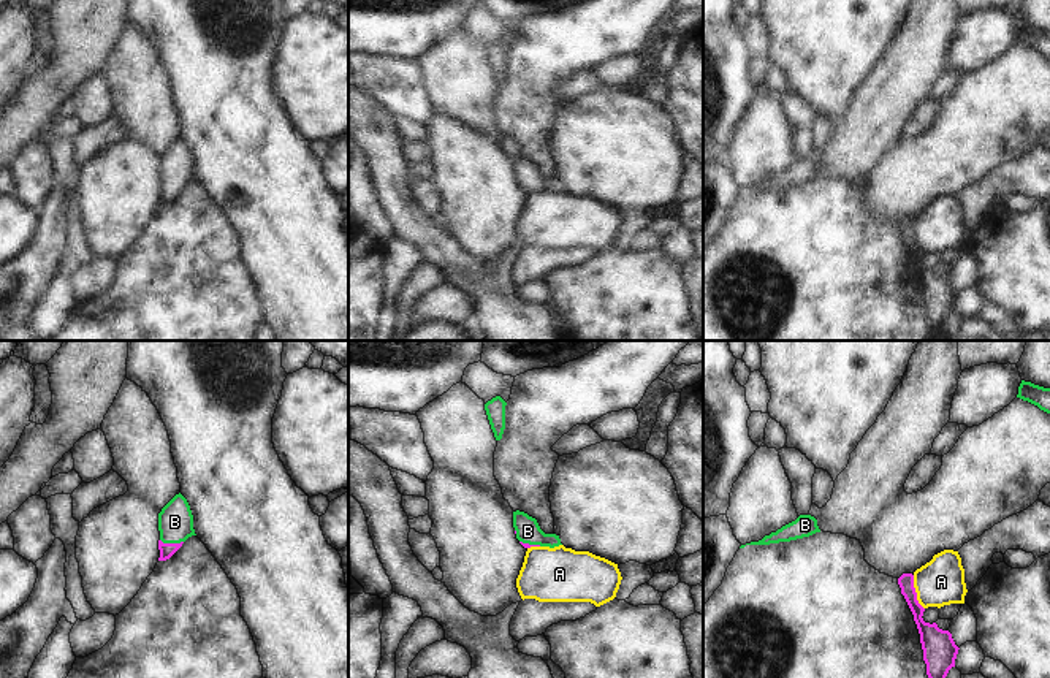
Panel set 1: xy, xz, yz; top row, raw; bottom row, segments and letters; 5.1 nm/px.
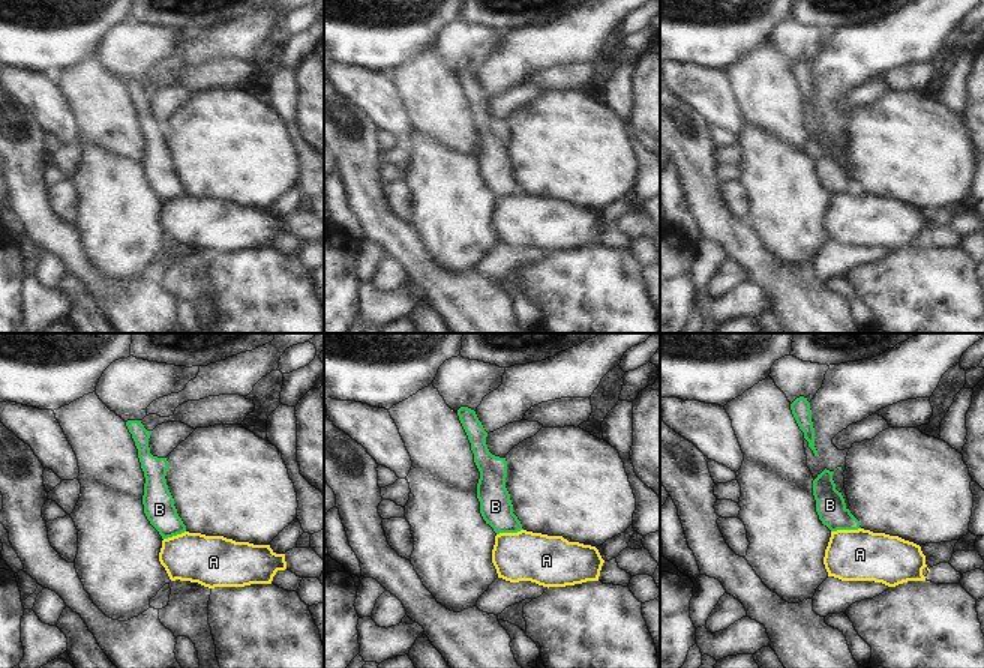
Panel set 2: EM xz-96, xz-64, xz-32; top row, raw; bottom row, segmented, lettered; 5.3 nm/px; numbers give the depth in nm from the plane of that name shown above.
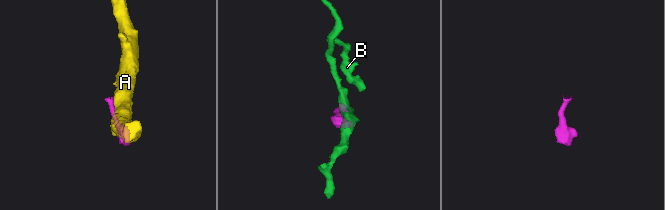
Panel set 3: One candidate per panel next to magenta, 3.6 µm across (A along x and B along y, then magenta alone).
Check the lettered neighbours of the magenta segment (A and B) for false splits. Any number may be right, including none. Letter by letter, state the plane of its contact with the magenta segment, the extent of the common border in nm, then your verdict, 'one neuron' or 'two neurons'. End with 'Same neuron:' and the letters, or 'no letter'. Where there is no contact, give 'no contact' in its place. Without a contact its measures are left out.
A: contact in yz; length 190 nm; two neurons
B: contact in xy; length 120 nm; one neuron
Same neuron: B

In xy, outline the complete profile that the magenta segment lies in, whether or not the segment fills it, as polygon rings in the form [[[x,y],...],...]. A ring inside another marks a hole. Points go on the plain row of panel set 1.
[[[181,138],[158,158],[158,176],[158,206],[169,204],[188,182],[196,181],[190,150]]]

